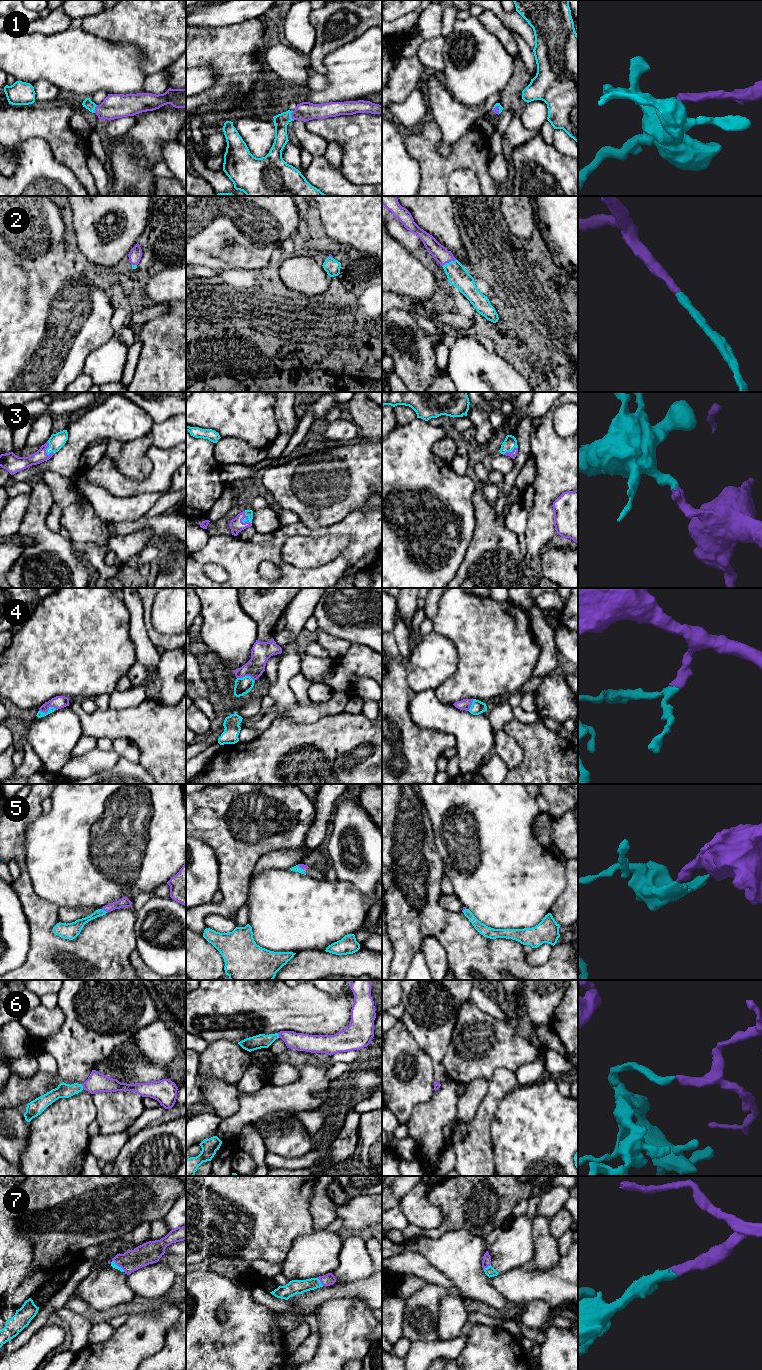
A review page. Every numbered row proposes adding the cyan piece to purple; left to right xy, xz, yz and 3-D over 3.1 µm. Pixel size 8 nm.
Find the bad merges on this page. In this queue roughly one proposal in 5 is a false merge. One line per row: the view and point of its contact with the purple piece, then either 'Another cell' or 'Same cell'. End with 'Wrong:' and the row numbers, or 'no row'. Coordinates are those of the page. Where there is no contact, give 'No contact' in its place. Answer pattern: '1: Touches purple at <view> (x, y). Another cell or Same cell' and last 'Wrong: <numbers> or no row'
1: Touches purple at xz (291, 116). Same cell
2: Touches purple at yz (449, 261). Same cell
3: Touches purple at xz (247, 517). Same cell
4: Touches purple at xy (48, 709). Same cell
5: Touches purple at xy (105, 910). Same cell
6: Touches purple at xy (82, 1085). Same cell
7: Touches purple at xz (320, 1281). Same cell
Wrong: no row

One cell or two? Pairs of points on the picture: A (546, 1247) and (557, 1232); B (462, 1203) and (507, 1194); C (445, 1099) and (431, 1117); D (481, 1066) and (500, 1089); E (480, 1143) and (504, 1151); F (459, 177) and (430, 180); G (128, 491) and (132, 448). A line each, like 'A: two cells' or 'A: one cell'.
A: two cells
B: one cell
C: one cell
D: two cells
E: two cells
F: two cells
G: two cells

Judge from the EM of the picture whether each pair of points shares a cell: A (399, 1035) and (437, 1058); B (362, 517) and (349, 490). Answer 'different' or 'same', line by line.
A: different
B: different

